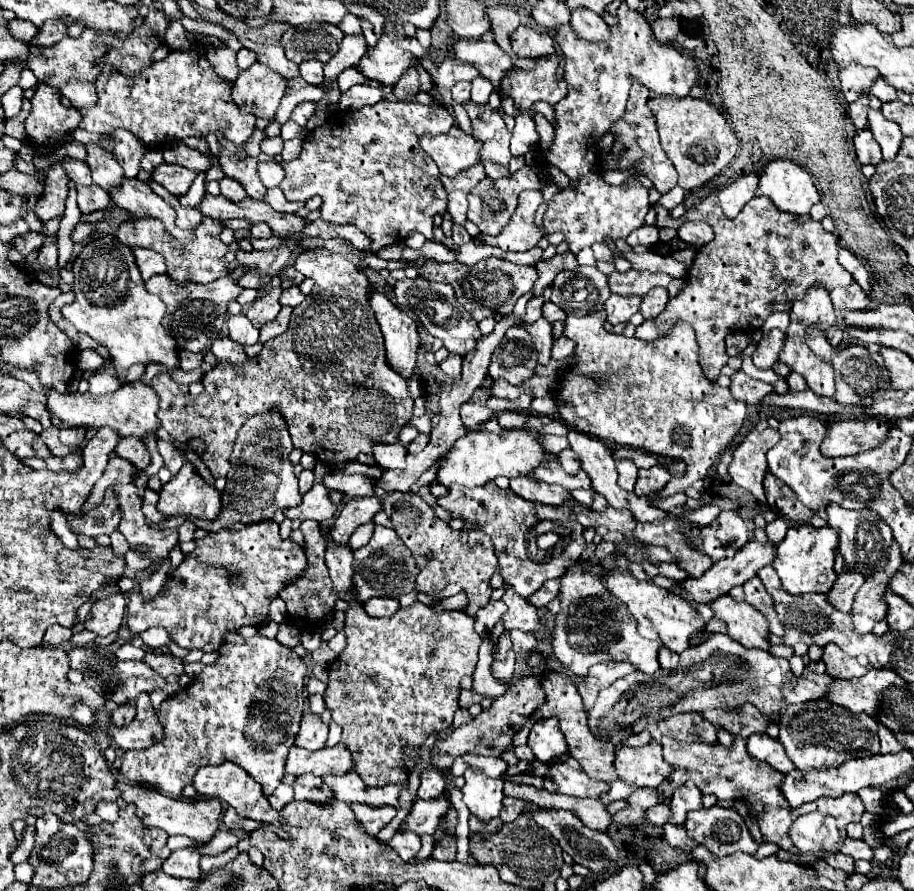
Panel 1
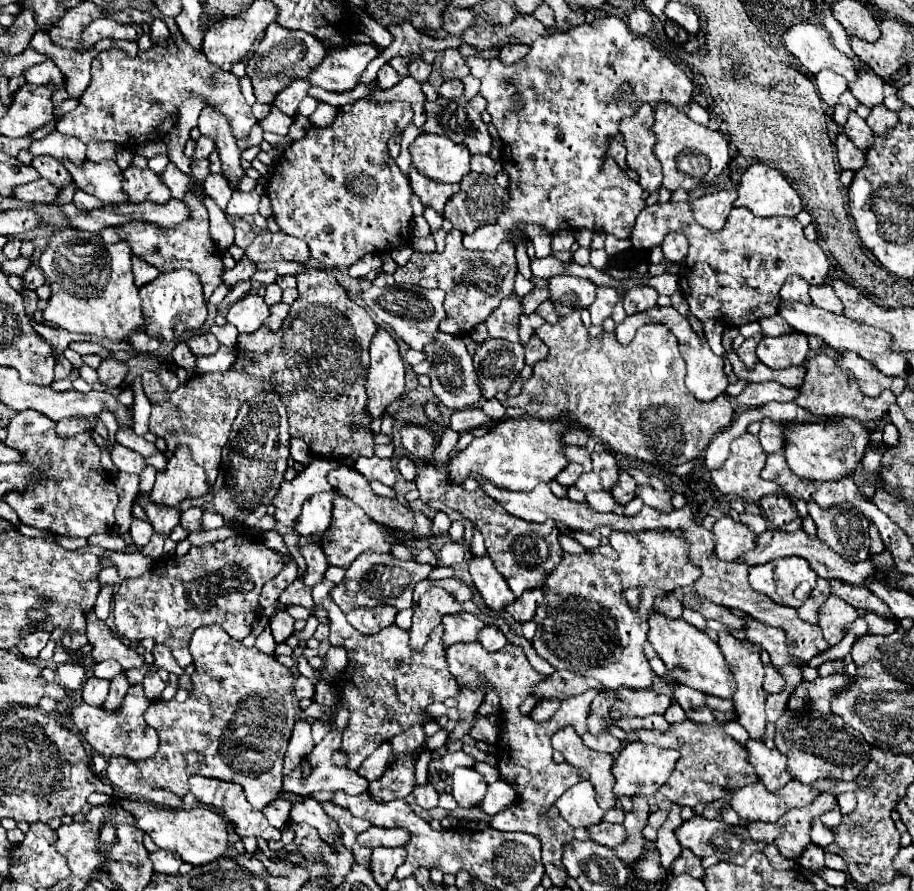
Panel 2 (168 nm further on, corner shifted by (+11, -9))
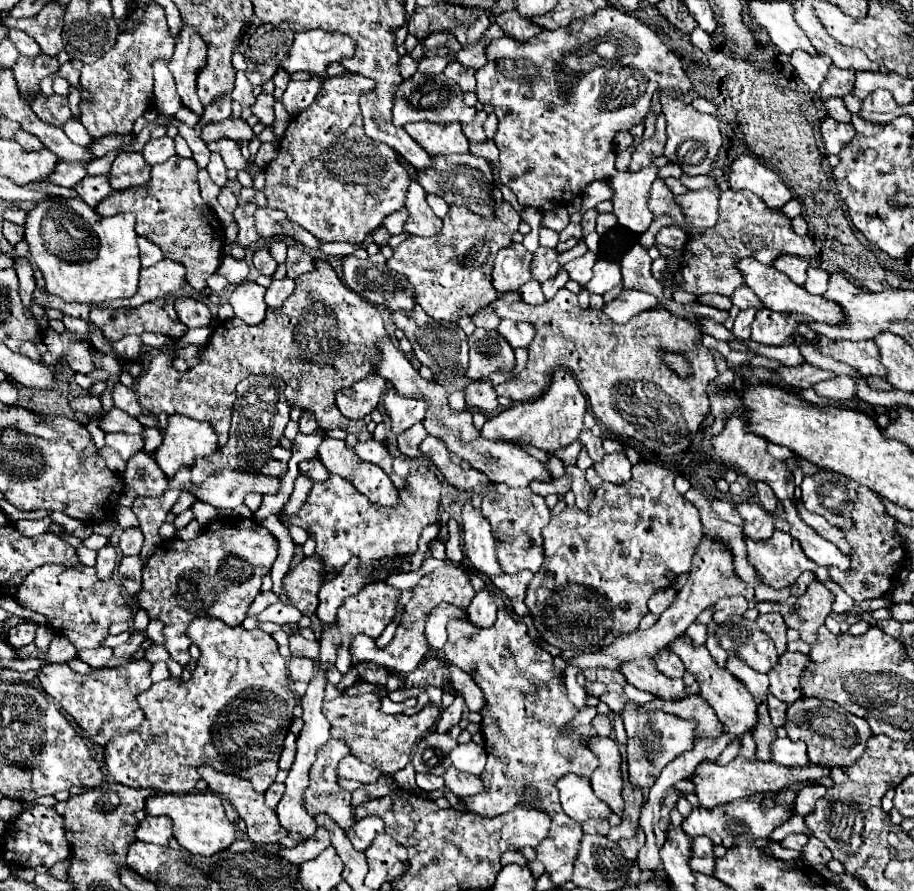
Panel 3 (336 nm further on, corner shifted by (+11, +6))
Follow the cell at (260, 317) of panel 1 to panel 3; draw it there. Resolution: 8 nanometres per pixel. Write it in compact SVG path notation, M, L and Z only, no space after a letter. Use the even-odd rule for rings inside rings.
M245 280L233 290L229 302L235 308L237 318L255 326L255 324L261 324L261 320L265 320L267 306L263 298L265 298L265 288L259 286L257 282Z

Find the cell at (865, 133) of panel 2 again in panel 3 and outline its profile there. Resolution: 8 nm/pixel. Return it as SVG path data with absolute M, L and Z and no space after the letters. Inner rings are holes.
M829 98L825 102L825 108L827 108L829 116L835 118L837 122L851 122L851 112L847 110L847 106L841 98Z

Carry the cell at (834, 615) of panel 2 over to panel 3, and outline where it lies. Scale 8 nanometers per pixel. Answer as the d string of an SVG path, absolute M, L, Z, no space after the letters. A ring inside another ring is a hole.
M813 582L801 598L789 598L777 604L775 610L779 610L787 626L797 630L801 634L801 640L811 646L817 640L817 630L831 614L833 600L835 594L831 590L827 590L821 582Z

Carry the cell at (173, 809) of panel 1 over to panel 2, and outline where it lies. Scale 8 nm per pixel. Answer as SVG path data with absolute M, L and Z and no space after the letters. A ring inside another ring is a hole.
M121 801L121 803L127 811L135 815L137 829L147 833L157 847L177 851L185 863L199 867L227 853L227 823L219 813L211 809L205 807L163 809L163 807L155 807L153 803L139 803L139 801Z

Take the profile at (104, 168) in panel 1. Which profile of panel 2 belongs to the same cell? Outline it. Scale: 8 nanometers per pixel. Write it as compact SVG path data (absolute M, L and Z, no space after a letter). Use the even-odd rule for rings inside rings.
M57 129L51 131L47 137L43 137L41 141L33 141L29 151L33 155L51 155L59 161L71 159L75 163L83 163L83 159L85 159L85 143L75 137L63 135Z

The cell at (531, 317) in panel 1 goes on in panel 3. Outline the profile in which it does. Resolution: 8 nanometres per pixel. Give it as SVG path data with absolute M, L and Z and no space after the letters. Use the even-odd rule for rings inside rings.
M537 248L537 252L533 254L533 262L531 262L533 280L539 280L539 282L551 280L559 272L559 268L561 266L557 262L557 250Z

